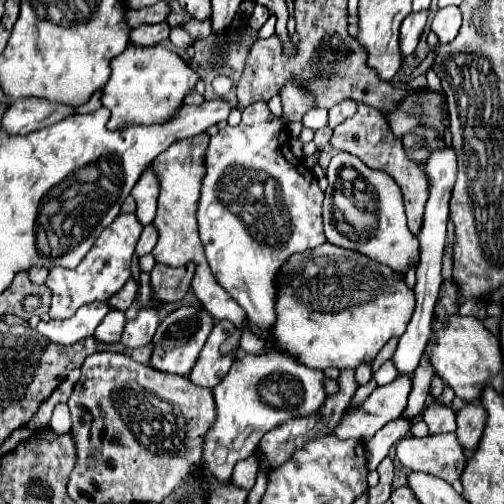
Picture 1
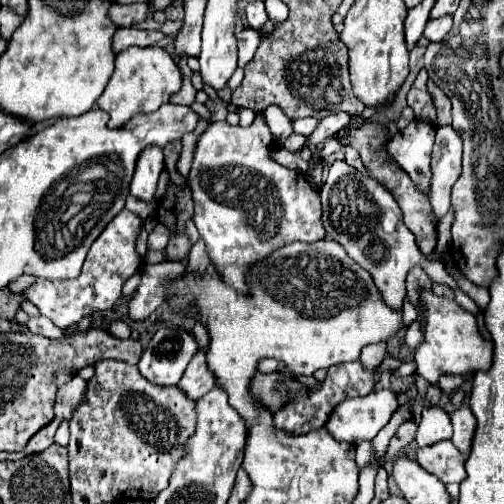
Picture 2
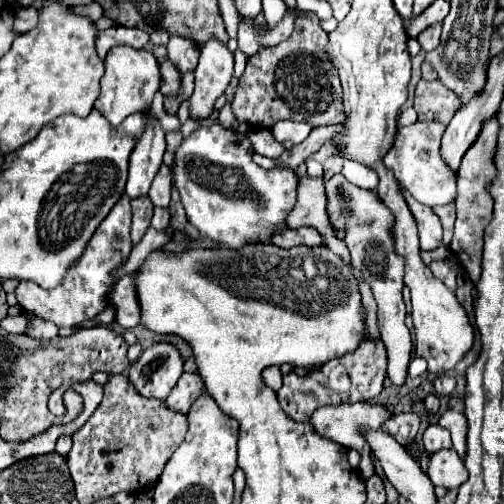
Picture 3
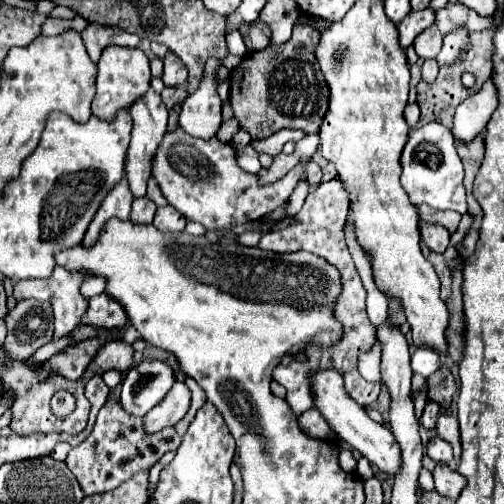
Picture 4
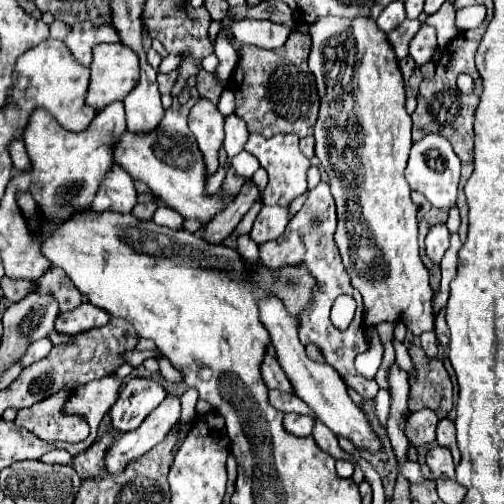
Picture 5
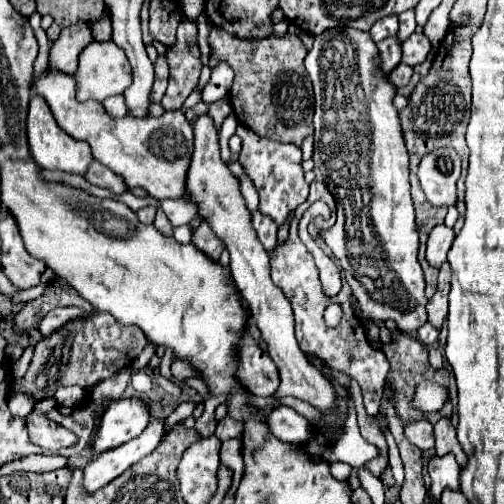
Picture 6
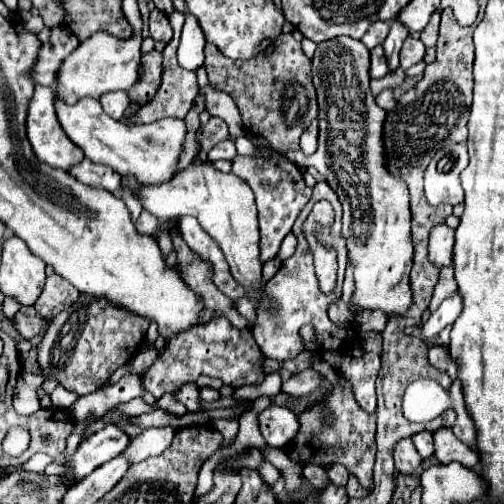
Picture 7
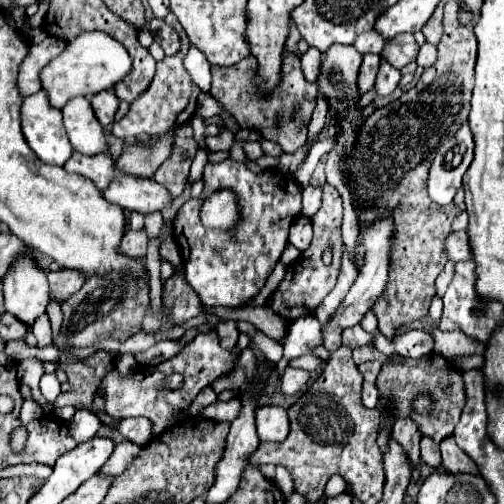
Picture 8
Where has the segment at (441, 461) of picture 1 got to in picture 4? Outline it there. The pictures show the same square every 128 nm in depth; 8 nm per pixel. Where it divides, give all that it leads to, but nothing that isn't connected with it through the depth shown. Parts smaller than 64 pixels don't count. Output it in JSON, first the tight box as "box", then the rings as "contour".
{"box":[434,464,466,500],"contour":[[[436,464],[434,482],[436,482],[436,490],[442,496],[448,496],[448,498],[454,498],[454,500],[458,498],[462,488],[466,486],[466,478],[460,472],[452,470],[448,464]]]}

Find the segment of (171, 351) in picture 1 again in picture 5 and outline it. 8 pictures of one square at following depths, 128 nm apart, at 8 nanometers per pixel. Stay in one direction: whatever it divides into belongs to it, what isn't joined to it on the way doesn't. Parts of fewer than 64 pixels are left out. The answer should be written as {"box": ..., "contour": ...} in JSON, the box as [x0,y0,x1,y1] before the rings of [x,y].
{"box":[110,376,166,432],"contour":[[[136,376],[120,390],[116,404],[110,408],[112,426],[128,432],[138,428],[144,418],[166,398],[166,390],[152,378]]]}

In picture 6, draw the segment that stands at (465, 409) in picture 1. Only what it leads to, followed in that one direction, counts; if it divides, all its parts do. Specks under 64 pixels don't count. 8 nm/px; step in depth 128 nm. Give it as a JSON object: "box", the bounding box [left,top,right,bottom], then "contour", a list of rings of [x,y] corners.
{"box":[434,418,466,466],"contour":[[[440,418],[440,422],[434,424],[434,438],[436,438],[436,456],[444,456],[452,452],[460,466],[466,464],[466,454],[456,440],[456,430],[450,418]]]}

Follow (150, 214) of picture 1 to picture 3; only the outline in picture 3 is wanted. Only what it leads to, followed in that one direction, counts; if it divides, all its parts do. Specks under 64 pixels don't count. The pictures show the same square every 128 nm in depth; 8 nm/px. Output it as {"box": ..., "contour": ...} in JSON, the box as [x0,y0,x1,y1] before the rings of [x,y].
{"box":[126,124,166,198],"contour":[[[150,124],[144,136],[138,138],[138,144],[130,156],[130,174],[126,182],[126,194],[130,198],[140,198],[148,194],[150,184],[162,164],[164,150],[166,150],[166,140],[162,128]]]}

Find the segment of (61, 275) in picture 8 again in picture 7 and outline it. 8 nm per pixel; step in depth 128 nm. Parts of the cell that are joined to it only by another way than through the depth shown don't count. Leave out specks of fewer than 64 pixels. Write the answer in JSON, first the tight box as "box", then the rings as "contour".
{"box":[34,274,80,318],"contour":[[[52,274],[52,276],[46,278],[44,290],[34,304],[34,310],[40,316],[52,318],[52,316],[56,316],[56,312],[62,312],[64,308],[70,308],[78,298],[80,298],[80,292],[72,284],[68,284],[60,276]]]}

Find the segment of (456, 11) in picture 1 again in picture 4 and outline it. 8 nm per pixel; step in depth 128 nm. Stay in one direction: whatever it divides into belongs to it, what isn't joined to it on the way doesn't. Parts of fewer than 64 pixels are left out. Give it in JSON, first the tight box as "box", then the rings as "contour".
{"box":[414,24,442,58],"contour":[[[432,24],[430,28],[426,28],[424,32],[420,32],[414,40],[414,48],[416,48],[416,54],[420,58],[436,58],[440,48],[442,48],[442,36],[440,36],[440,30],[436,28],[436,24]]]}

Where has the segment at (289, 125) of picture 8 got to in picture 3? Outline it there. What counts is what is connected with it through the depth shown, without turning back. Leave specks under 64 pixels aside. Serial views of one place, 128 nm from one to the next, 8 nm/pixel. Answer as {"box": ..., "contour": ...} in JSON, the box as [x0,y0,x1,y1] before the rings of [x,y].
{"box":[232,8,346,128],"contour":[[[292,8],[292,14],[296,16],[292,36],[272,48],[260,48],[256,56],[248,58],[232,100],[232,112],[238,122],[270,128],[278,120],[304,120],[318,126],[322,118],[322,126],[326,126],[346,118],[340,76],[326,54],[328,32],[320,26],[320,18],[314,12],[300,16],[298,10]]]}

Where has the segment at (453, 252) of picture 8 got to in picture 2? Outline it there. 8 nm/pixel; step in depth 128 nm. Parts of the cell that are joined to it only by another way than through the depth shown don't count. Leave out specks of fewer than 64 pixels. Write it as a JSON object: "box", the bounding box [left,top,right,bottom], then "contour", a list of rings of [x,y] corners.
{"box":[334,122,436,254],"contour":[[[360,122],[360,124],[348,124],[344,130],[340,130],[334,140],[342,140],[344,146],[352,146],[358,150],[362,164],[366,166],[368,174],[372,178],[376,178],[378,182],[382,182],[398,200],[402,214],[404,214],[404,224],[410,228],[410,232],[416,236],[416,242],[420,246],[420,250],[424,254],[432,254],[434,246],[436,246],[436,228],[434,228],[434,216],[432,216],[432,206],[426,198],[426,194],[422,194],[416,184],[412,184],[412,180],[408,180],[408,174],[402,168],[396,168],[396,164],[392,164],[392,160],[388,160],[388,156],[384,156],[384,144],[388,144],[388,128],[384,124],[378,122]]]}

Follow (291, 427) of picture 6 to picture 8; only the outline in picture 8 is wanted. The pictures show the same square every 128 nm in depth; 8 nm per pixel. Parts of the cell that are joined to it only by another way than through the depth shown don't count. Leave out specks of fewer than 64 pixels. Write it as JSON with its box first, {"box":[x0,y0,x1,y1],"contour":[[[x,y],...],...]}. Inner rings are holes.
{"box":[200,398,290,442],"contour":[[[234,398],[230,402],[220,402],[216,400],[214,404],[206,406],[200,410],[200,416],[216,420],[216,422],[232,422],[241,410],[240,398]],[[280,406],[256,408],[256,428],[262,442],[282,442],[290,432],[288,414]]]}

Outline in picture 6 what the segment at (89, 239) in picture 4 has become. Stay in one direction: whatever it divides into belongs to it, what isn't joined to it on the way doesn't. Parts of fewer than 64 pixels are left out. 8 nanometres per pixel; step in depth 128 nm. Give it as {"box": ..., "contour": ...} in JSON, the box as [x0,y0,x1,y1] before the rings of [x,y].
{"box":[84,162,128,196],"contour":[[[92,162],[88,168],[88,174],[84,176],[88,182],[94,182],[100,188],[110,190],[114,196],[122,196],[124,192],[128,192],[128,186],[124,184],[122,176],[116,176],[116,172],[112,172],[110,168],[106,168],[100,162]]]}

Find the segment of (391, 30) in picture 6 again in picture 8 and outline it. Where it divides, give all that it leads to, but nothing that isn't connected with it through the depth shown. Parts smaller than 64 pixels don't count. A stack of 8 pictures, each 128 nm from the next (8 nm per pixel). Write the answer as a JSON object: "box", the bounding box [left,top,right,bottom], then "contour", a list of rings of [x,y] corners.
{"box":[354,30,386,54],"contour":[[[368,30],[368,32],[360,34],[360,36],[356,38],[356,42],[354,42],[356,50],[362,52],[362,54],[368,54],[368,52],[380,54],[382,48],[384,48],[384,44],[386,44],[386,40],[384,40],[384,38],[380,36],[380,32],[376,32],[376,30]]]}

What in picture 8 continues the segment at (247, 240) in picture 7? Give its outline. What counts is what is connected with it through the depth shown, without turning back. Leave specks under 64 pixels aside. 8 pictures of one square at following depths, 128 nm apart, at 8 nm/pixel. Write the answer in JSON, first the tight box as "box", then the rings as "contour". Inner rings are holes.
{"box":[104,174,240,228],"contour":[[[118,174],[112,184],[104,190],[104,198],[126,210],[136,210],[142,214],[162,212],[172,204],[172,194],[158,184],[154,178],[136,178]],[[224,188],[224,192],[212,192],[212,196],[200,204],[200,220],[206,228],[236,228],[236,224],[240,224],[236,196],[232,196],[228,188]]]}

